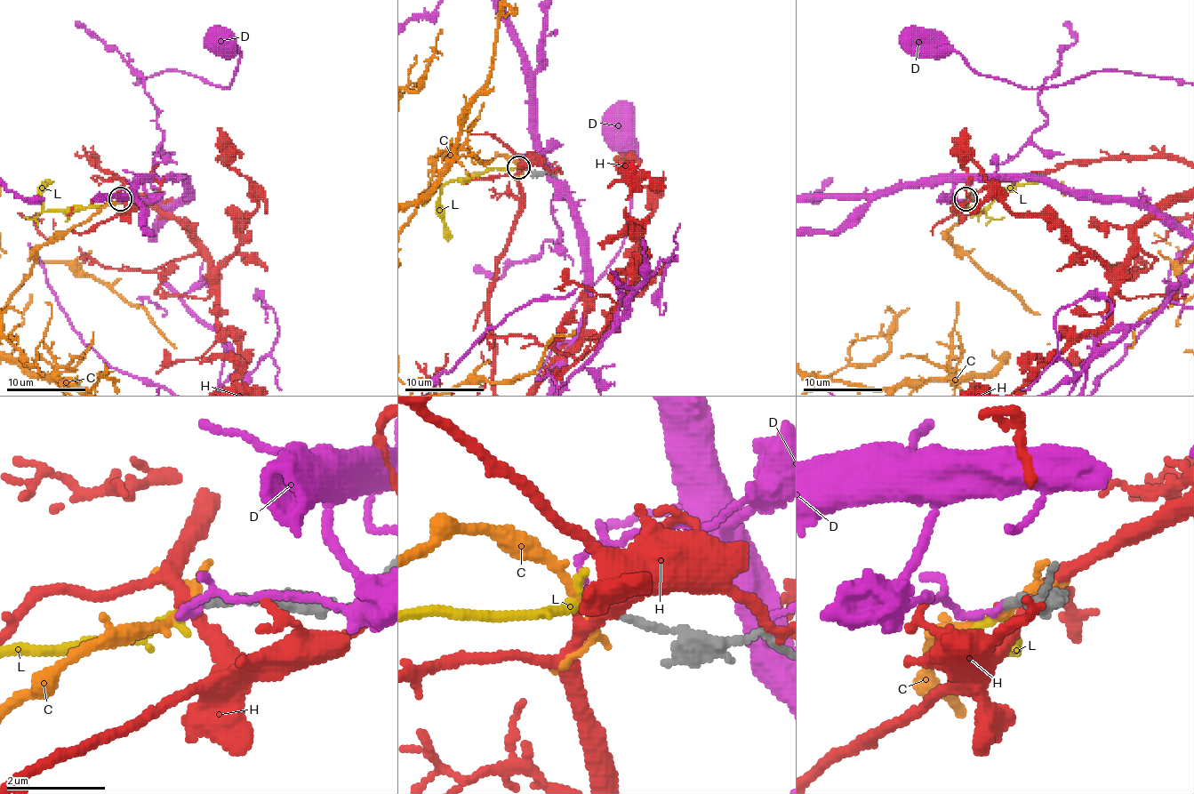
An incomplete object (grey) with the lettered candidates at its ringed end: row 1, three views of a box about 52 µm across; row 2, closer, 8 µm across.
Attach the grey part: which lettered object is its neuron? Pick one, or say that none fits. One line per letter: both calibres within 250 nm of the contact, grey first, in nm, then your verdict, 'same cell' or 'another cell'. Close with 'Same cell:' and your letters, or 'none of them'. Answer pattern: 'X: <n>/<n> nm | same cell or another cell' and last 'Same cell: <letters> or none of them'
C: 140/160 nm | another cell
D: 150/120 nm | another cell
H: 130/200 nm | another cell
L: 130/220 nm | same cell
Same cell: L

